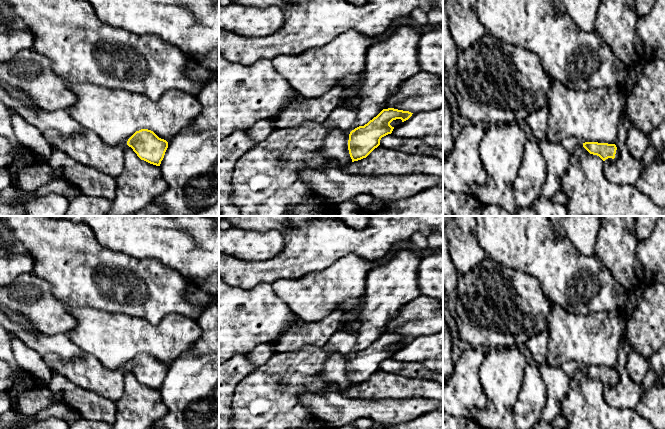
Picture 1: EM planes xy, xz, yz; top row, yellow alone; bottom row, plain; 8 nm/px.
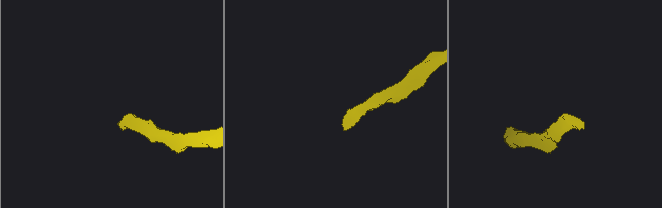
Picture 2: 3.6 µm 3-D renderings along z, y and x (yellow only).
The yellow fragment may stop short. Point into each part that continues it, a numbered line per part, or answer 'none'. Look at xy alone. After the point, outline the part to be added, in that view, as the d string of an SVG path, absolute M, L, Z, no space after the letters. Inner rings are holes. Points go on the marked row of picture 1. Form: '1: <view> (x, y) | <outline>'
1: xy (84, 146) | M54 129L43 132L52 147L75 161L117 178L123 171L126 143L108 145L89 130L78 130L69 135Z

